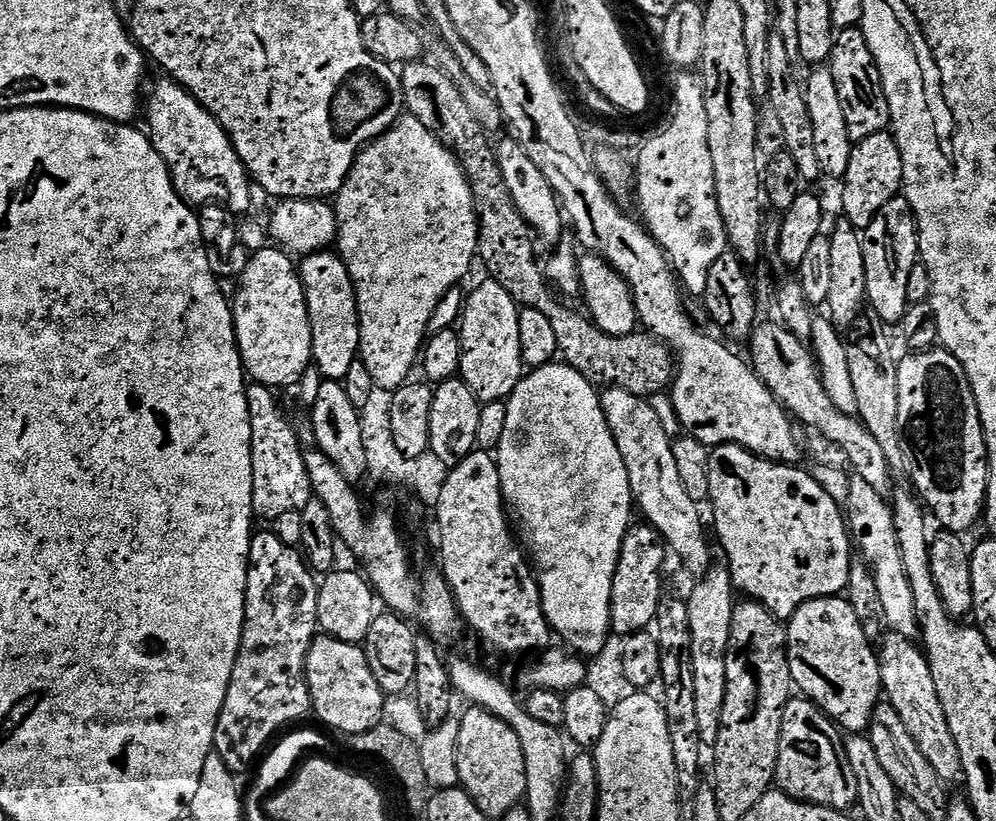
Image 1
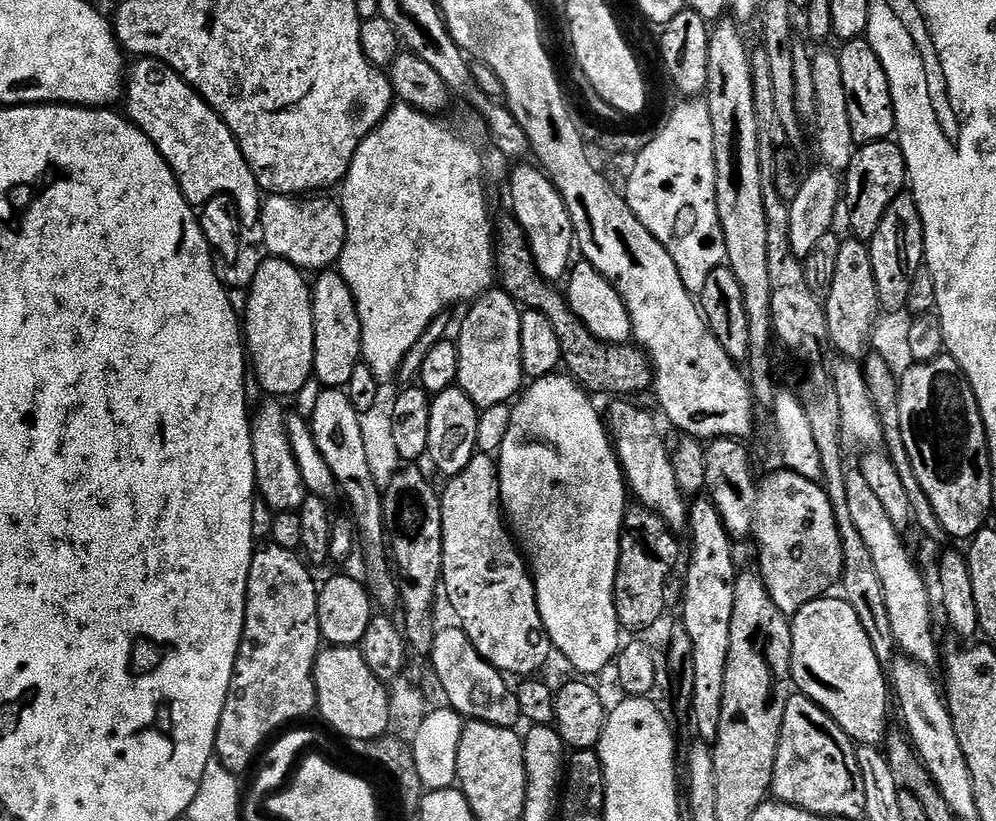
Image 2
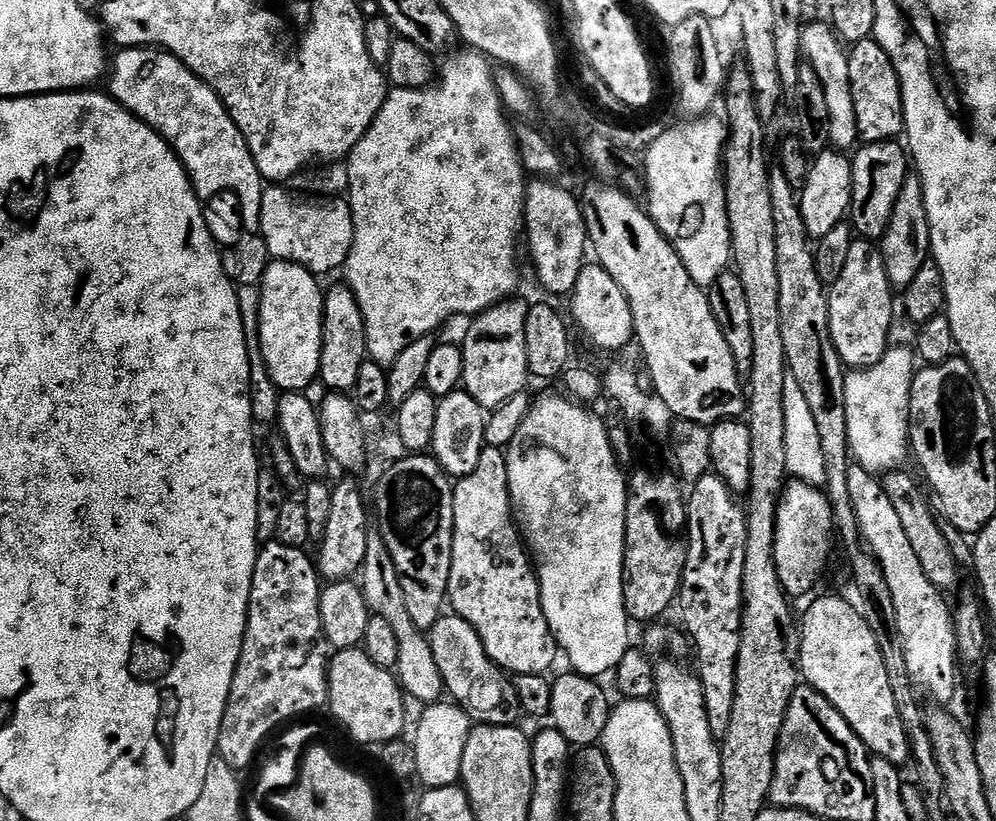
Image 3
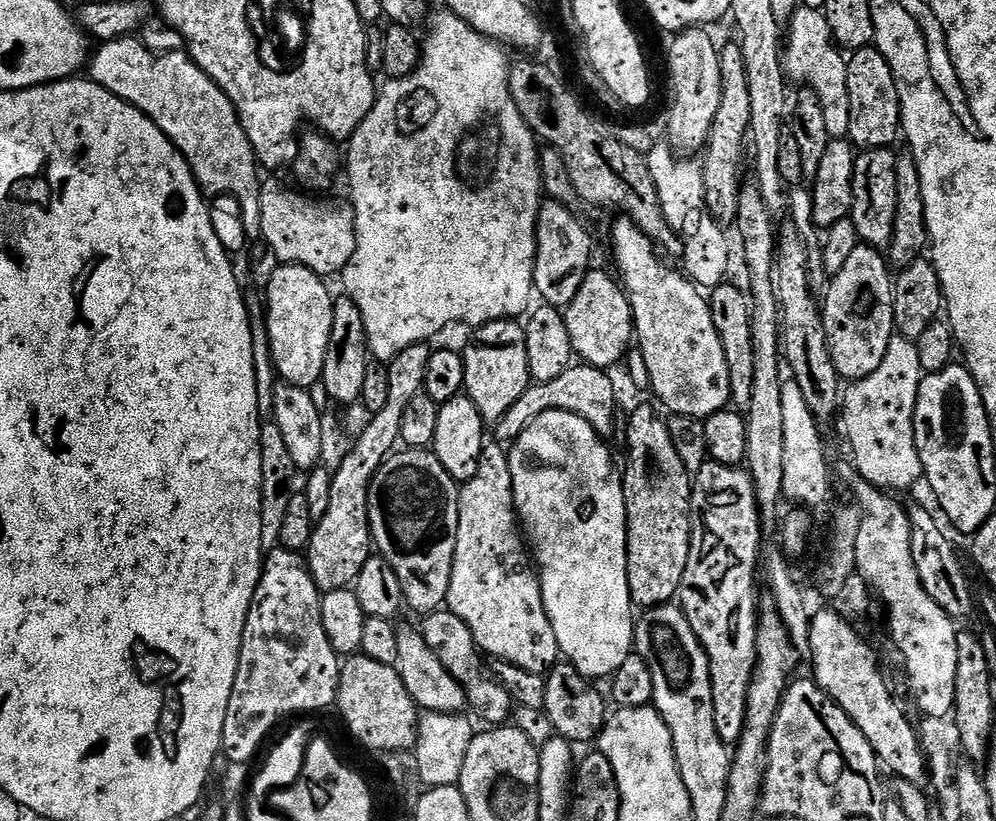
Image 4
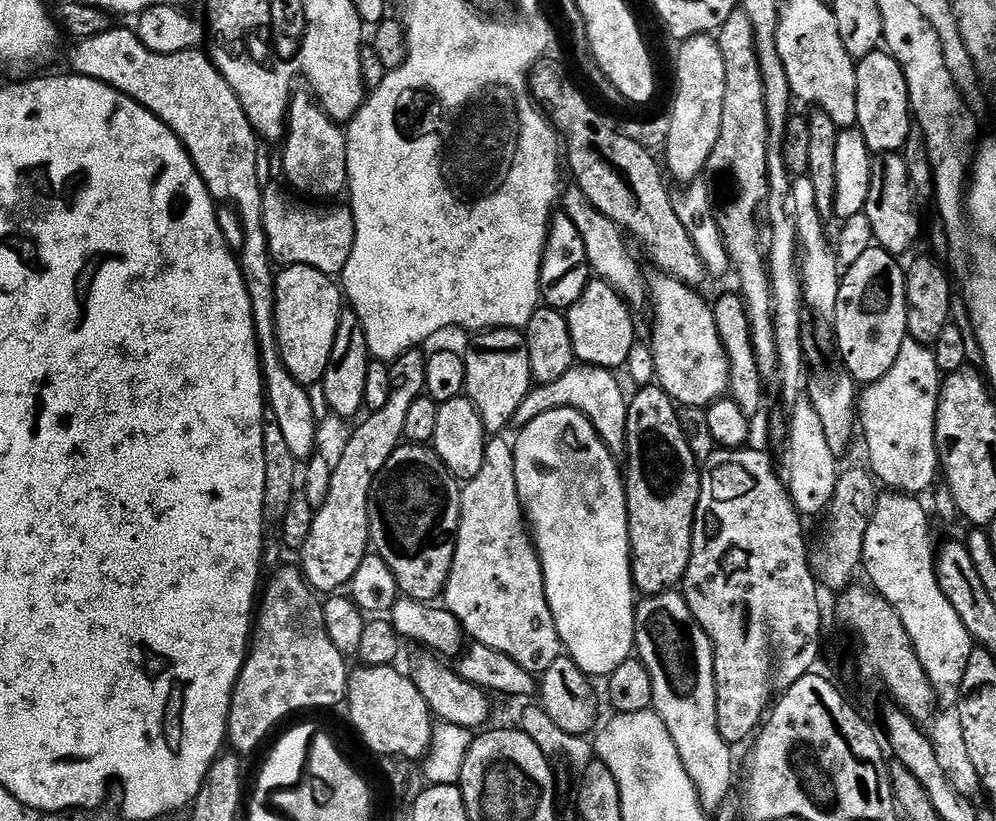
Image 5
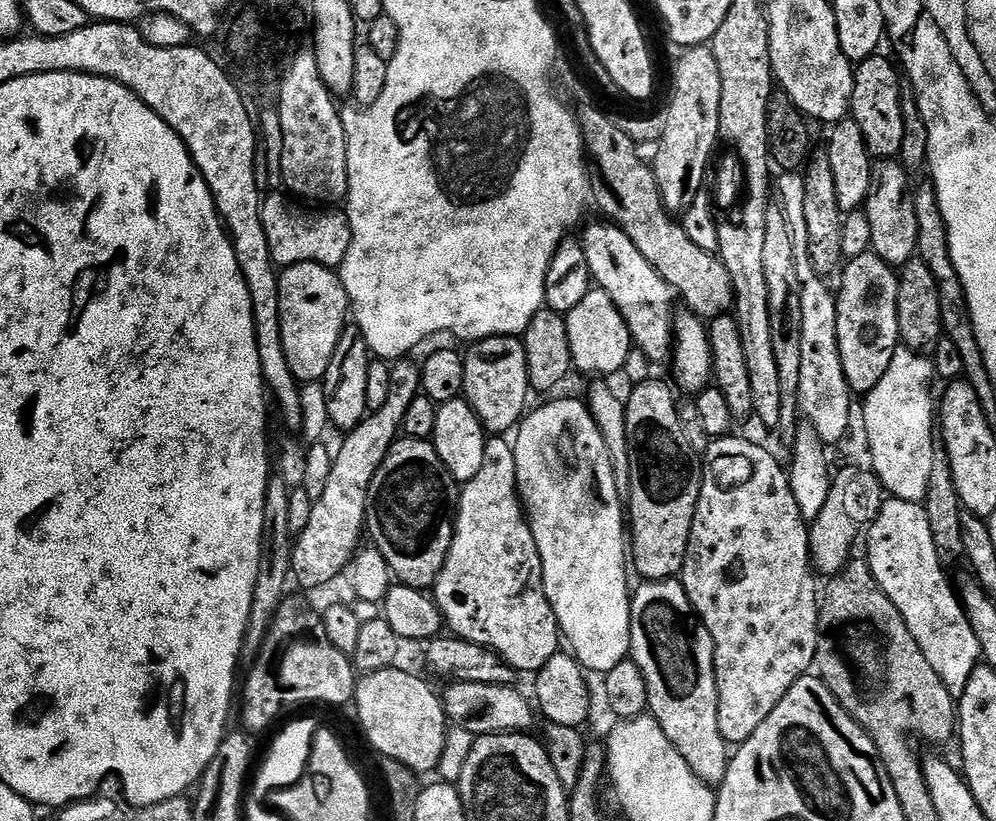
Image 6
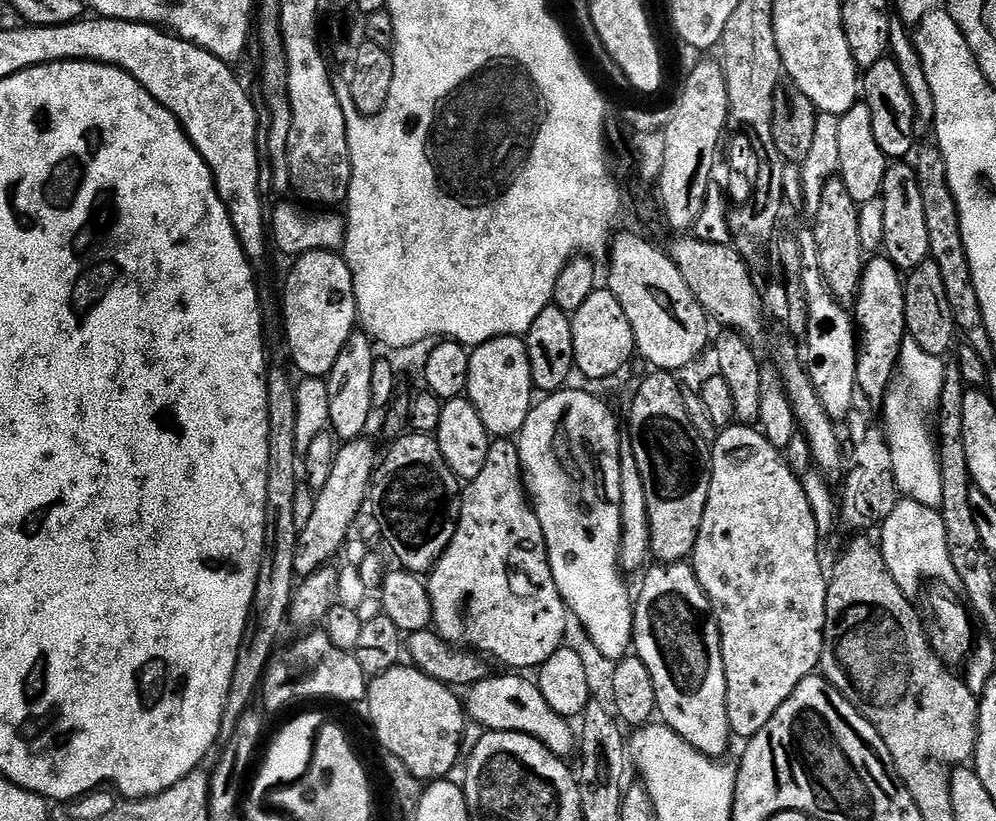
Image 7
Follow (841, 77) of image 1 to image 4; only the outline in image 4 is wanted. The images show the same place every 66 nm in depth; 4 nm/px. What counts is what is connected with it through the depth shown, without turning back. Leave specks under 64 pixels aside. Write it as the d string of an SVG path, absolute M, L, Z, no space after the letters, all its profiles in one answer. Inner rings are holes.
M869 46L855 49L848 65L848 90L850 102L849 132L851 143L857 149L887 148L895 145L902 132L900 95L896 89L896 76L879 48Z

